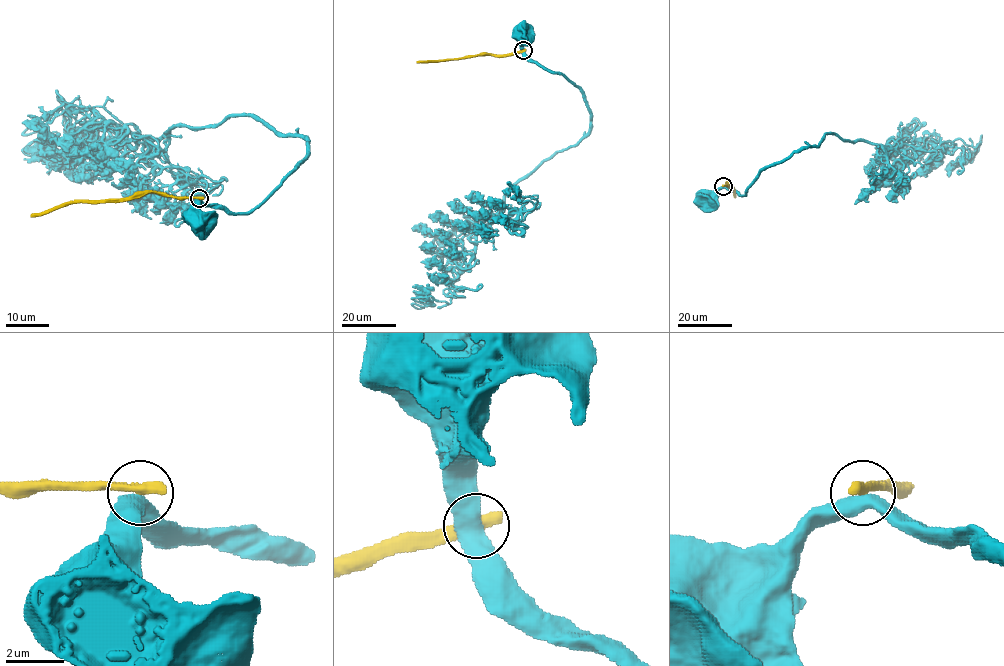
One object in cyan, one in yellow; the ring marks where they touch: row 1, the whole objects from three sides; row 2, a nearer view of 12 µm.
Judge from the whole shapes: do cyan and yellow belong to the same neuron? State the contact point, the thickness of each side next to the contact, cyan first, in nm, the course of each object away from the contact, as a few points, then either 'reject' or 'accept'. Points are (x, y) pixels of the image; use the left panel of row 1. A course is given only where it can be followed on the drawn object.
(199, 198) | 550/500 nm | cyan via (199, 199), (200, 220), (197, 217) | yellow via (199, 198), (142, 192), (120, 199), (62, 204), (31, 217) | reject

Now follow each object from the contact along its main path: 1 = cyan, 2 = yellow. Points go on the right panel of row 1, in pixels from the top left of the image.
1: (724, 186), (711, 198), (703, 197)
2: (724, 186), (728, 182), (735, 197)

